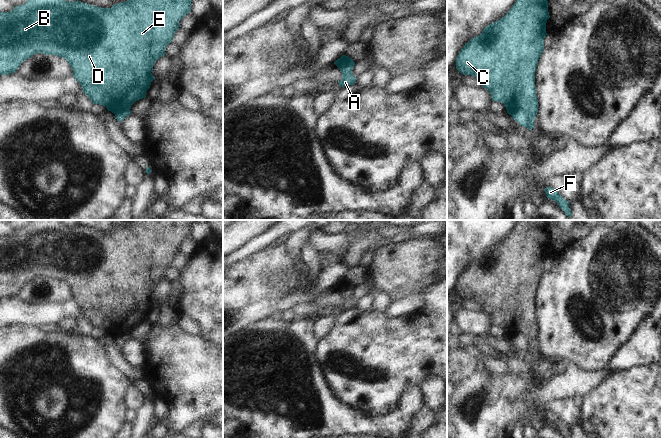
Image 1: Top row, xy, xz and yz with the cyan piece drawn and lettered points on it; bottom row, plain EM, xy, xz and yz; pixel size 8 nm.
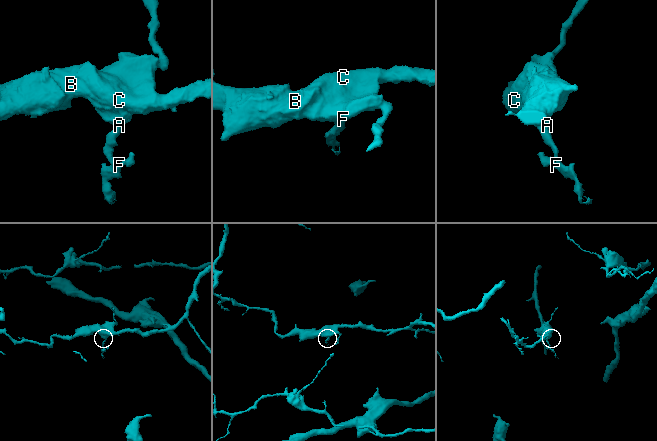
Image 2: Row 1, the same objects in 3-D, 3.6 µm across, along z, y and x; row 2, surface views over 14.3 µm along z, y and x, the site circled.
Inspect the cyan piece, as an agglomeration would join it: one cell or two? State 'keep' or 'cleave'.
cleave

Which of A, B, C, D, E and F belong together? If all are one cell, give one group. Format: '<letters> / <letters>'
A B C D E / F

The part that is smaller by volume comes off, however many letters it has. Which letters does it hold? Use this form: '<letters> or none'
F

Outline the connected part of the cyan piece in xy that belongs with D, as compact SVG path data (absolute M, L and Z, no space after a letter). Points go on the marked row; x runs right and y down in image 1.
M28 0L24 5L15 6L10 12L0 12L0 75L14 73L23 61L32 57L36 53L45 55L56 55L67 60L73 70L73 77L80 83L82 91L93 104L103 105L112 113L120 113L130 110L135 101L146 97L146 92L150 88L151 82L155 79L152 75L154 63L162 56L172 42L175 32L179 29L179 21L191 12L191 2L193 0L129 0L117 3L111 8L102 8L89 5L81 1L66 0Z

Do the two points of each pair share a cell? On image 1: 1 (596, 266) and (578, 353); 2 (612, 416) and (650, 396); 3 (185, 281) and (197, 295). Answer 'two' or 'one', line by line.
1: one
2: one
3: one

